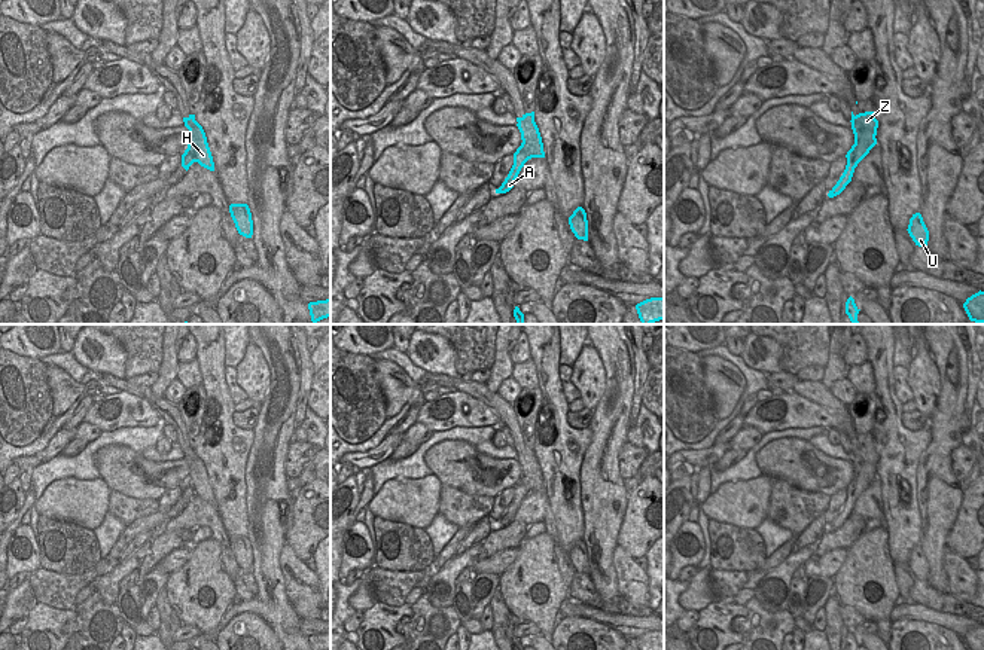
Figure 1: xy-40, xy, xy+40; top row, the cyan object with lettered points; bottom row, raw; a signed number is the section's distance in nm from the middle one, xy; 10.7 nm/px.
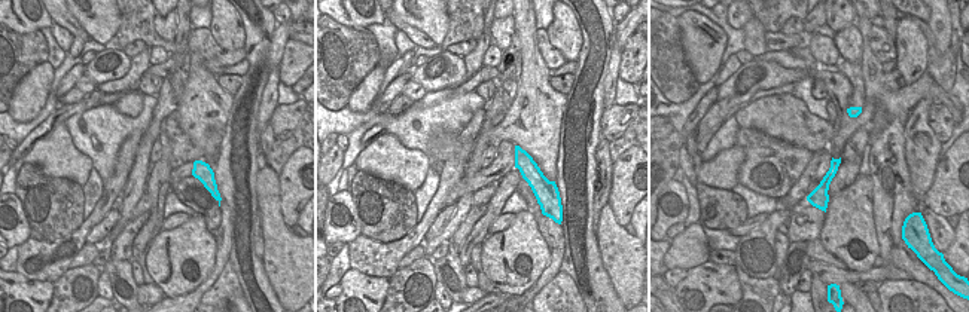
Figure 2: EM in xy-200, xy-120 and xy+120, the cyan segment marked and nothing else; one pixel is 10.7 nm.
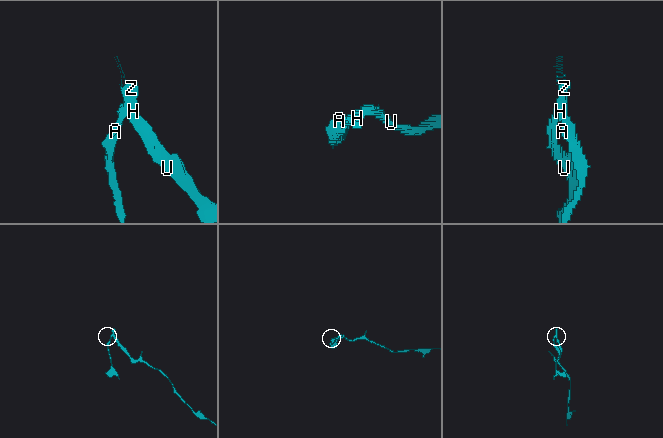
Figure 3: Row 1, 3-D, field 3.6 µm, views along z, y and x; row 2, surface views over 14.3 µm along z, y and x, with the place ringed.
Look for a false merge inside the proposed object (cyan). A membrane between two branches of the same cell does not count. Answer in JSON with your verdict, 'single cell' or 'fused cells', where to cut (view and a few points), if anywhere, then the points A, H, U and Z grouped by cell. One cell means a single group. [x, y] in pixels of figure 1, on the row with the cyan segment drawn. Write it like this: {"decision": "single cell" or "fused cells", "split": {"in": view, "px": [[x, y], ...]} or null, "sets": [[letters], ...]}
{"decision": "fused cells", "split": {"in": "xy", "px": [[523, 140], [529, 146], [532, 156]]}, "sets": [["A"], ["H", "U", "Z"]]}

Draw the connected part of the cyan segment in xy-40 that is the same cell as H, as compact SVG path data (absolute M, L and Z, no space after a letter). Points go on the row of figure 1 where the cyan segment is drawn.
M195 115L183 118L185 126L189 129L188 152L191 152L201 167L214 171L213 156L207 143L202 126L195 120Z

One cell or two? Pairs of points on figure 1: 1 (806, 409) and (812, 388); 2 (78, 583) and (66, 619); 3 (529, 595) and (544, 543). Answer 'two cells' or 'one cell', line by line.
1: two cells
2: two cells
3: one cell

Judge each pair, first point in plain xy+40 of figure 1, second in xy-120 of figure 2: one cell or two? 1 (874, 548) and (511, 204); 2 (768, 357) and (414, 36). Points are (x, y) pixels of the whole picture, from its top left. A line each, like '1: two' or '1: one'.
1: two
2: two

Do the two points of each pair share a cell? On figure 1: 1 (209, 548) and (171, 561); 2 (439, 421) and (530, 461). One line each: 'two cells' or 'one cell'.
1: two cells
2: two cells

